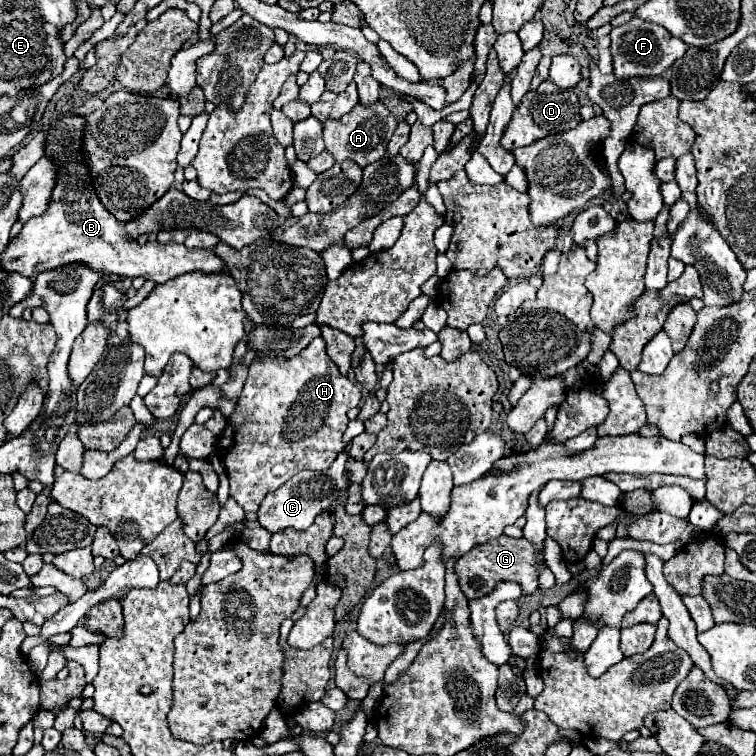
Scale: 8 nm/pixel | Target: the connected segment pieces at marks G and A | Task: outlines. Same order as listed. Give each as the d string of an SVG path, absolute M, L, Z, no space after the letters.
M498 536L484 546L476 546L476 550L466 552L456 562L456 574L460 578L462 592L474 600L484 594L490 594L492 588L502 580L518 582L524 590L524 594L534 594L538 590L538 568L544 562L544 556L530 544L526 538L510 538L510 536Z
M378 100L372 106L356 104L348 114L344 114L338 120L324 120L324 142L326 150L336 158L336 162L342 160L354 160L362 168L380 160L386 154L386 146L398 126L398 118Z

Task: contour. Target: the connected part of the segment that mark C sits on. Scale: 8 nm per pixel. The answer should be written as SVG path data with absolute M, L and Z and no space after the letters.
M344 452L336 458L336 462L328 470L300 472L300 474L292 476L286 484L282 484L276 492L268 494L258 508L260 526L266 528L268 532L280 532L284 528L294 528L294 530L308 528L320 512L326 512L330 506L336 504L336 498L340 498L340 494L344 494L344 490L348 486L348 476L346 476L348 458L350 456Z

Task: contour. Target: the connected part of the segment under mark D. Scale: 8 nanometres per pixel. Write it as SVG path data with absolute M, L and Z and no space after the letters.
M542 82L540 88L536 92L528 92L524 94L520 106L516 106L512 120L508 122L508 126L504 128L504 136L500 140L500 144L506 150L514 150L520 146L528 146L532 142L536 142L538 138L544 138L552 132L564 132L570 130L572 126L576 126L580 122L580 104L578 98L572 90L560 90L556 84L552 82Z

